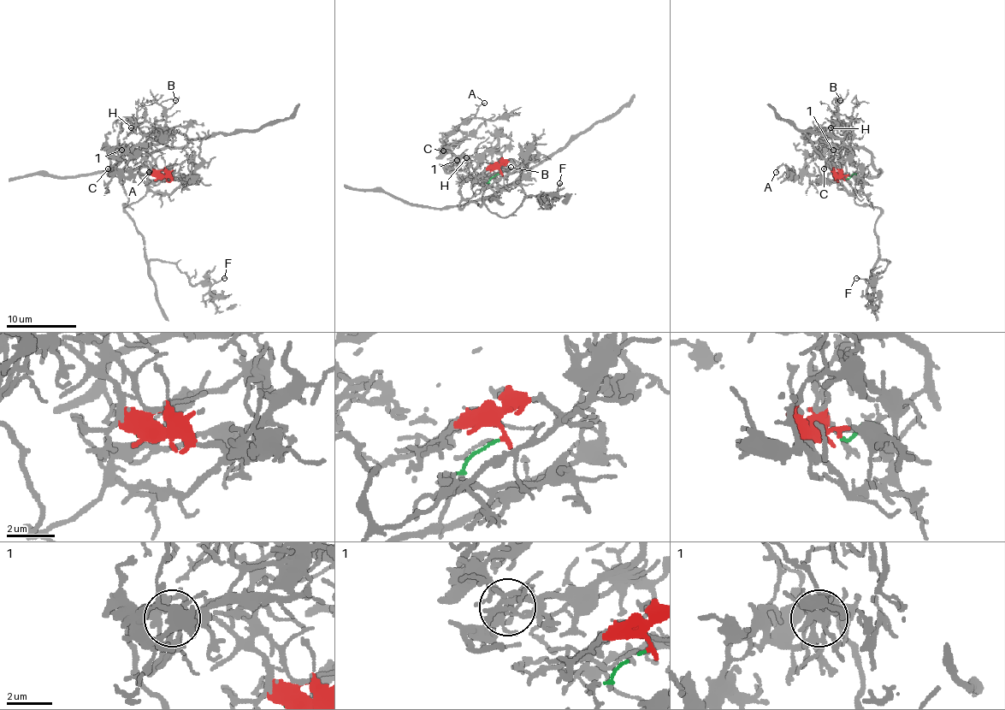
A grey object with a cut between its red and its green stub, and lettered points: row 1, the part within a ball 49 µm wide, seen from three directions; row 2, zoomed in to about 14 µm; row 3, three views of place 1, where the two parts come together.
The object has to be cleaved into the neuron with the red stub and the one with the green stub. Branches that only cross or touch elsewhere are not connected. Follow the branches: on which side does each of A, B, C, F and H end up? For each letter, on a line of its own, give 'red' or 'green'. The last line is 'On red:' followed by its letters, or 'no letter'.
A: red
B: green
C: red
F: red
H: green
On red: A, C, F

